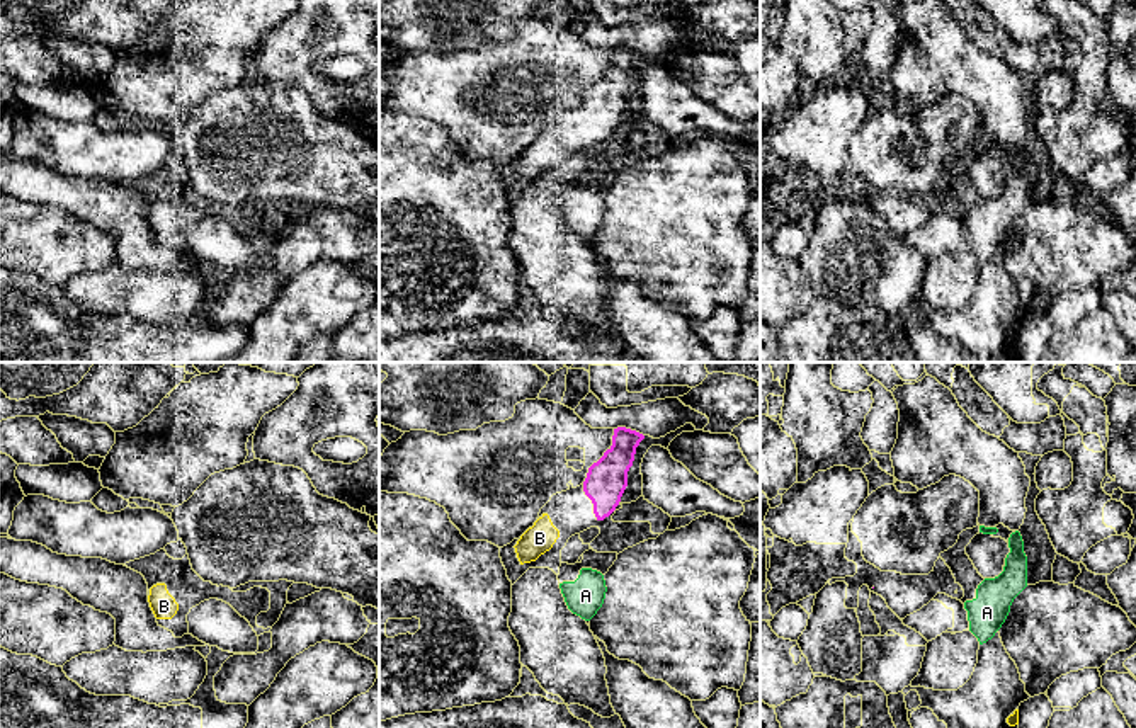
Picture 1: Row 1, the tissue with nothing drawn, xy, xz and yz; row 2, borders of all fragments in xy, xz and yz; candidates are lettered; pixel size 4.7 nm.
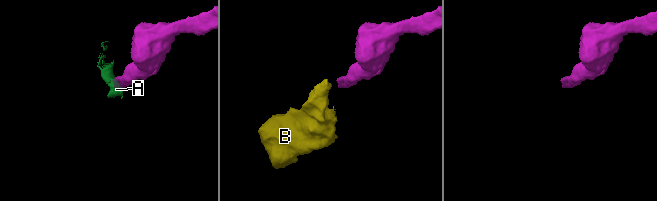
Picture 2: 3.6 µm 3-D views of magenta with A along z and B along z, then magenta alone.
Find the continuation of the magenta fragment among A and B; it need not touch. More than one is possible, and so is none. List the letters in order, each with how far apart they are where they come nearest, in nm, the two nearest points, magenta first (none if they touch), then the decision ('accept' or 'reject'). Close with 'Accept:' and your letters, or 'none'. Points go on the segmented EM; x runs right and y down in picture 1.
A: gap 240 nm; span xz (597, 519), (590, 568); reject
B: gap 190 nm; span xz (594, 512), (558, 531); accept
Accept: B

